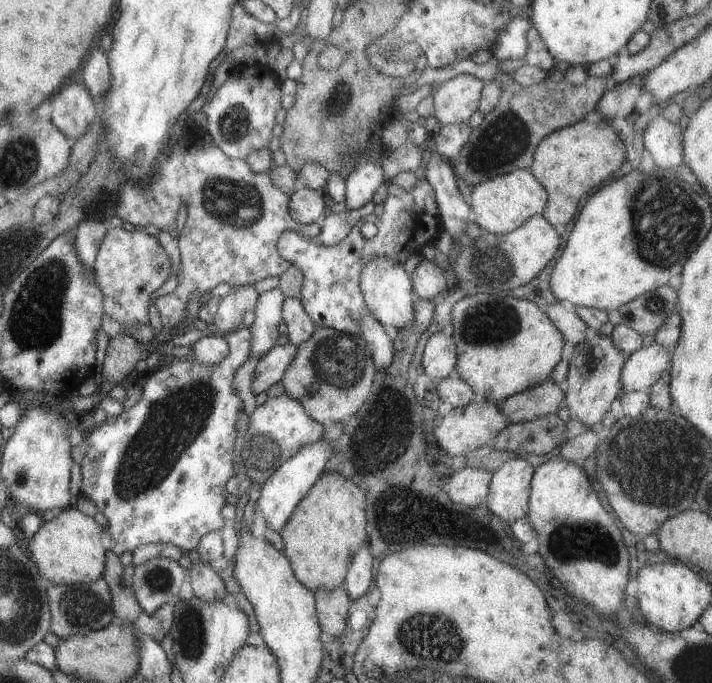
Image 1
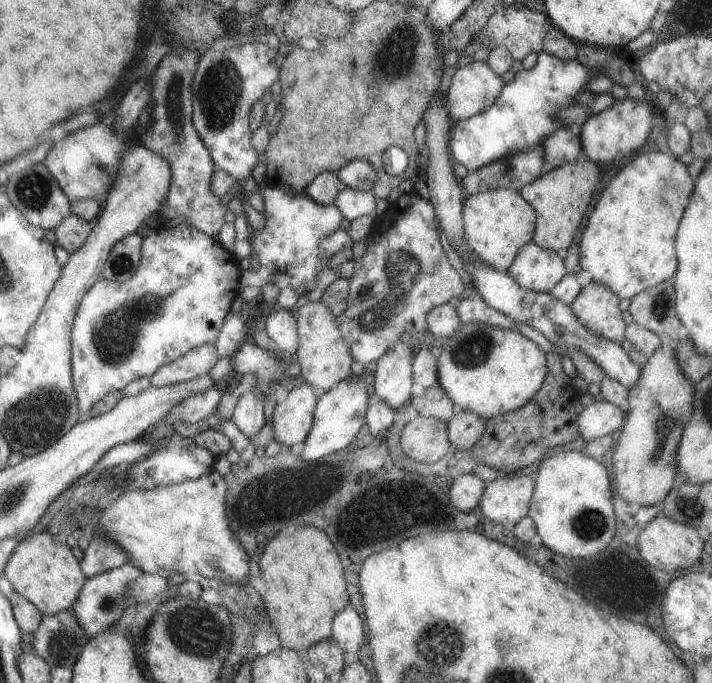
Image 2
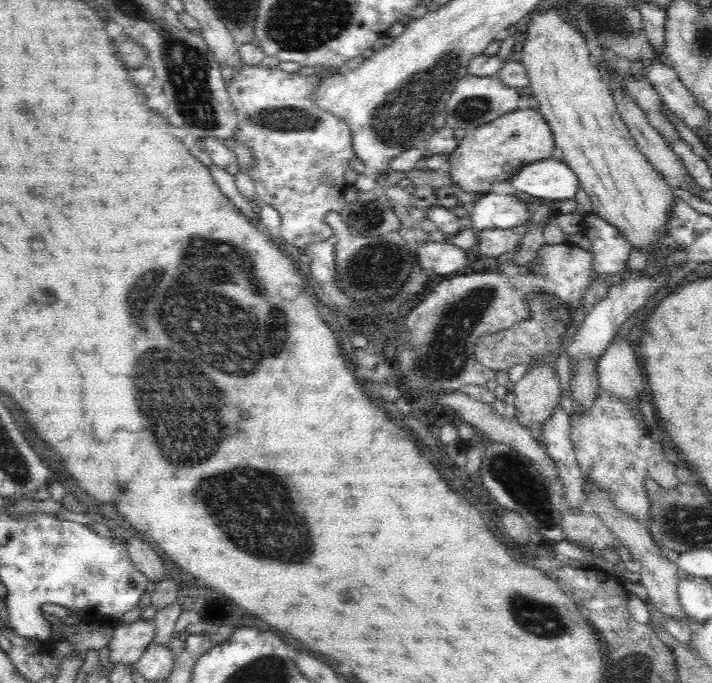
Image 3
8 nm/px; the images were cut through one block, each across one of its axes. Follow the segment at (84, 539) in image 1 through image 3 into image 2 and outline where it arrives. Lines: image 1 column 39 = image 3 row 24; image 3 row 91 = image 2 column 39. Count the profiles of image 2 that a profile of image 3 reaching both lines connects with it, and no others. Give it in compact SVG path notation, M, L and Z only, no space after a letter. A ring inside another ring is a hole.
M45 529L20 539L6 560L2 577L11 584L15 594L33 604L42 616L53 616L69 609L86 581L85 576L81 574L79 561L71 553L66 538L50 534Z

